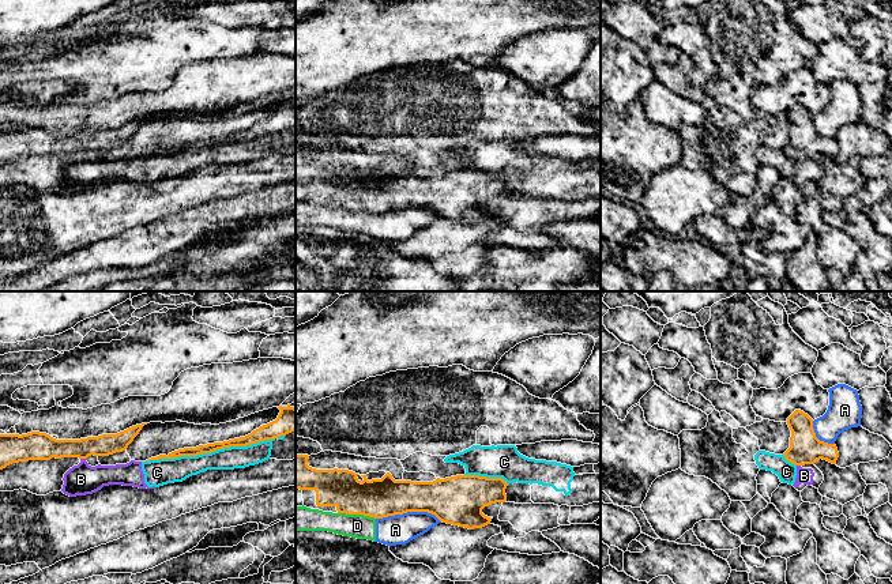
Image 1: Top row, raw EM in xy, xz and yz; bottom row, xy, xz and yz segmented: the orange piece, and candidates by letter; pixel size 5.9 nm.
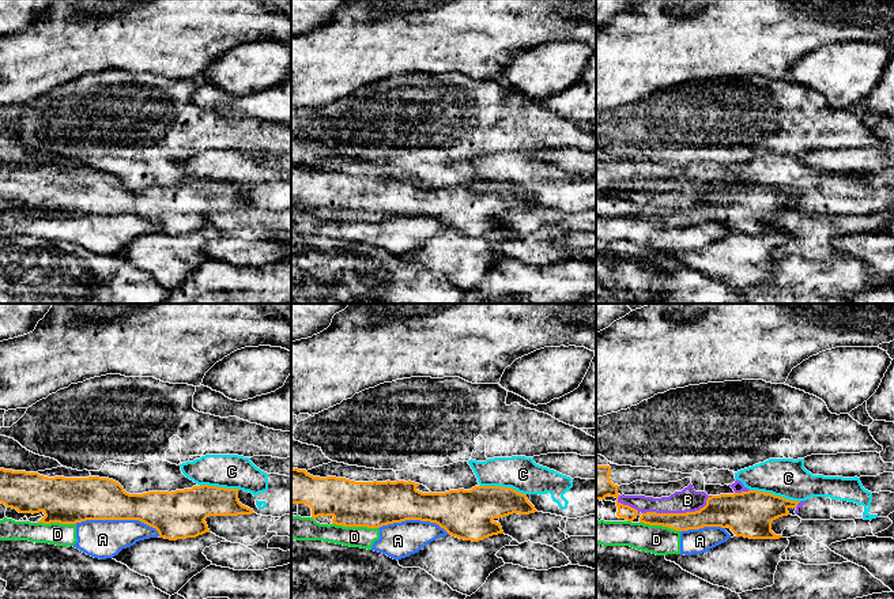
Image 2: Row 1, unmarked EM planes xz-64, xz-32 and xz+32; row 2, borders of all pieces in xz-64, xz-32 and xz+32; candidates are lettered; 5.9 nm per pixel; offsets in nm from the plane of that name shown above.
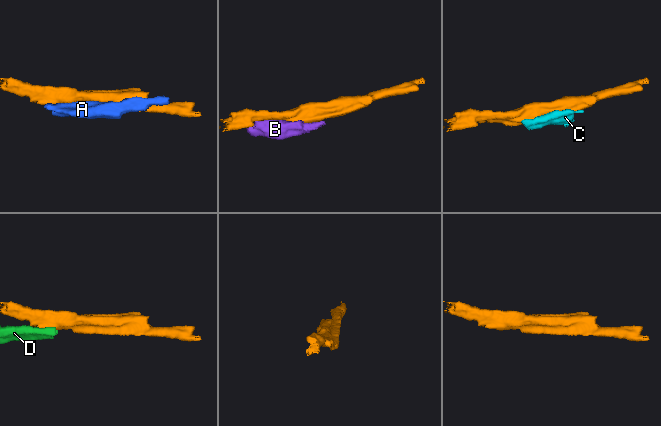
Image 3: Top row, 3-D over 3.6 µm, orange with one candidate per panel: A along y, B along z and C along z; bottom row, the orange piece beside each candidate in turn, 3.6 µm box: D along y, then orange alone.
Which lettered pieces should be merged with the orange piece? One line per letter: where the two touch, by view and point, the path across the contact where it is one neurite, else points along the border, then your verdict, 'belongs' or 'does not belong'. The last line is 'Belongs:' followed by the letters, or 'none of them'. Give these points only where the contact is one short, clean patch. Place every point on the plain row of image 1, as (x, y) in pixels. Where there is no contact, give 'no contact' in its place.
A: meets orange in xz at (409, 206); does not belong
B: meets orange in xy at (83, 153); does not belong
C: meets orange in xy at (210, 147); does not belong
D: meets orange in xz at (357, 208); border along xz (338, 207), (362, 208), (375, 214); does not belong
Belongs: none of them

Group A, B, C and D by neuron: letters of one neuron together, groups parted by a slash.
A D / B C

